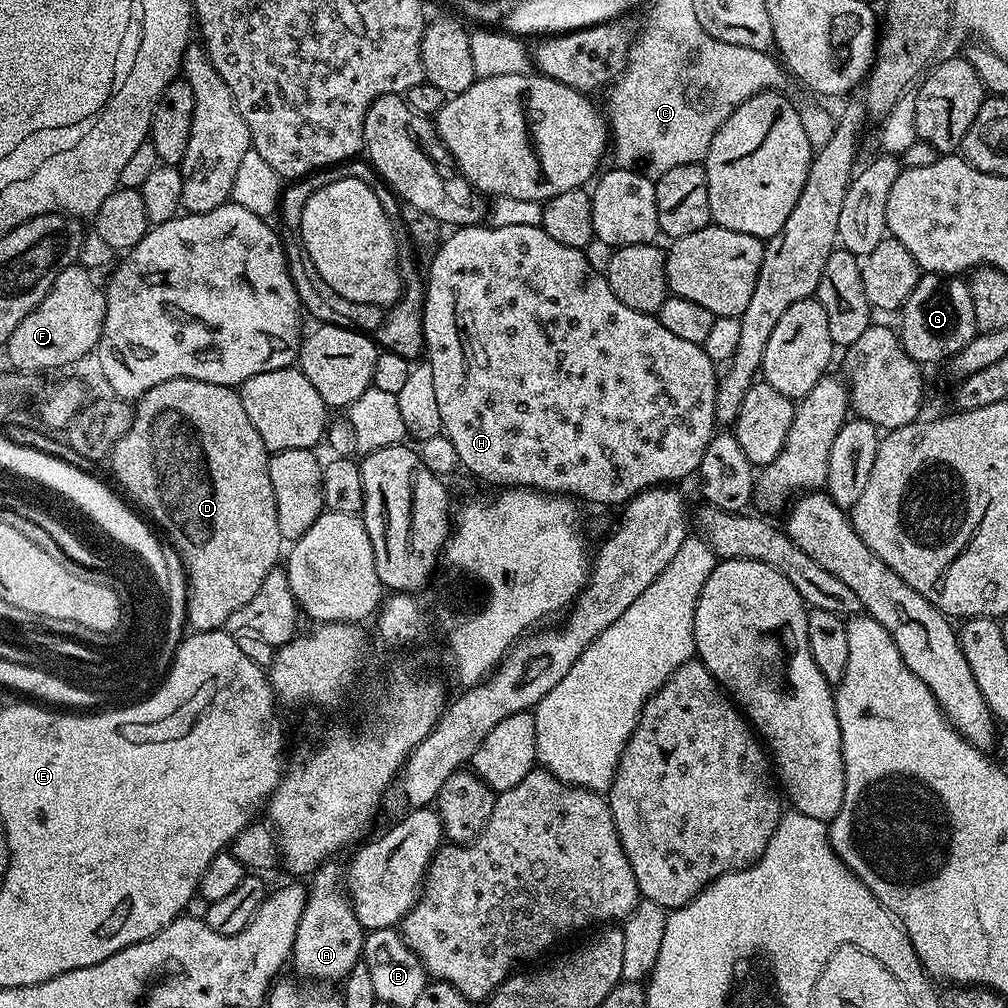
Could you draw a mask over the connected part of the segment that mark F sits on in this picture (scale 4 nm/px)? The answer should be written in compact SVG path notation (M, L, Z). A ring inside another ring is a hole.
M79 263L70 265L54 278L54 286L50 286L46 298L18 322L6 345L8 360L12 363L9 365L15 371L21 374L52 372L55 368L68 368L83 356L91 357L95 353L106 318L106 298L104 288L96 285L92 276L95 275Z

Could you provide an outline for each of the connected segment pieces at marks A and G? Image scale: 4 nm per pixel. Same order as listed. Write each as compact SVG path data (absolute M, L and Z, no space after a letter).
M325 862L311 873L311 880L312 884L307 885L308 901L298 922L290 964L296 967L295 975L305 981L340 982L355 964L361 963L366 930L358 922L352 901L348 899L341 865L339 868L336 862Z
M935 274L921 275L920 280L914 286L914 290L910 290L910 298L906 298L904 305L898 309L899 316L900 344L906 354L921 366L936 364L939 360L951 361L952 357L957 356L978 334L974 322L974 298L970 298L967 283L960 278L945 278Z

